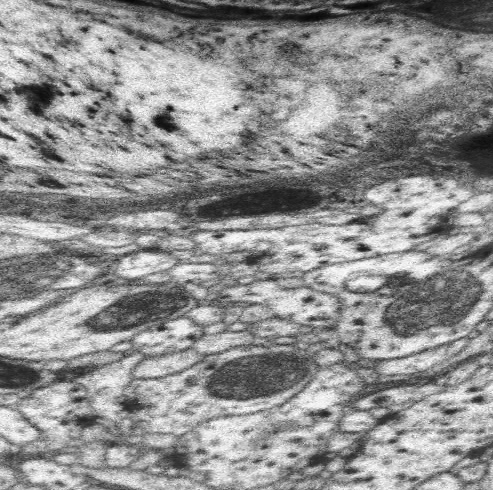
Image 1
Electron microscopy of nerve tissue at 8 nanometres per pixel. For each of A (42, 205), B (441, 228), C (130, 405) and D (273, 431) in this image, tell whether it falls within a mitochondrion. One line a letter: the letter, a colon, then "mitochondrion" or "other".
A: mitochondrion
B: other
C: other
D: mitochondrion

